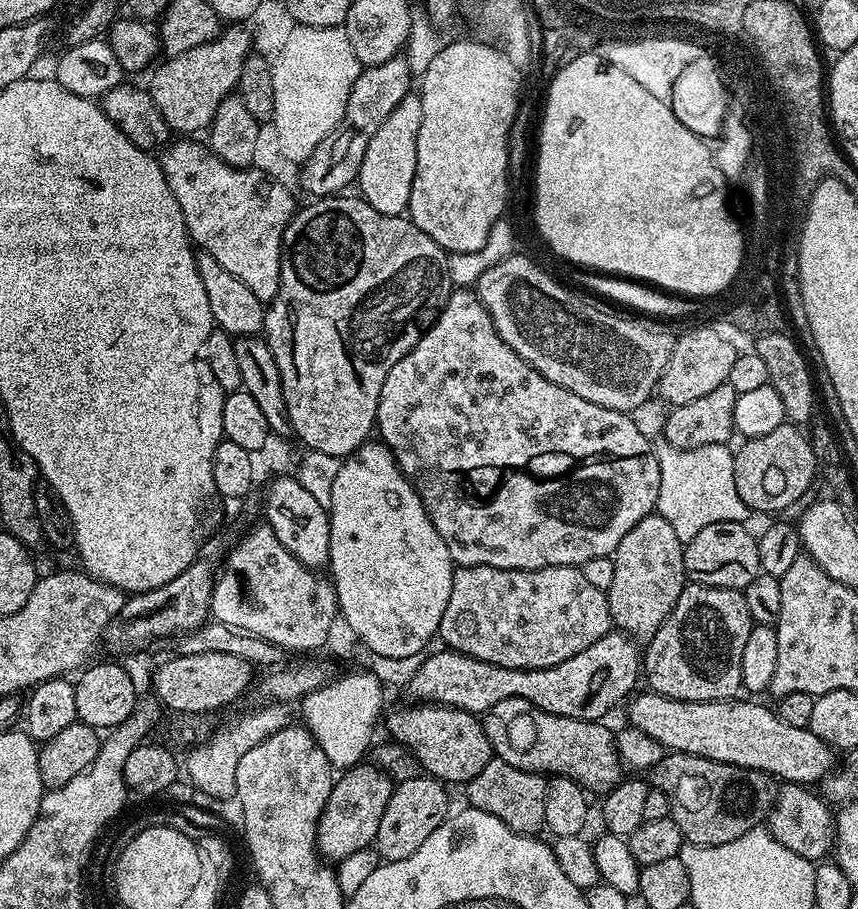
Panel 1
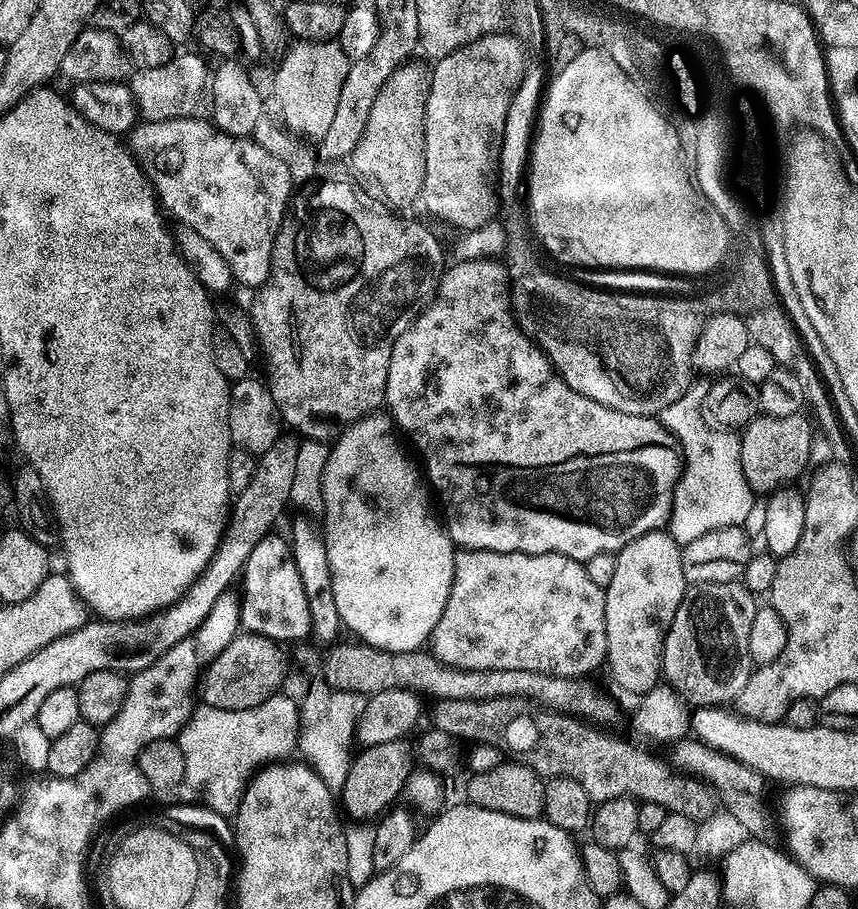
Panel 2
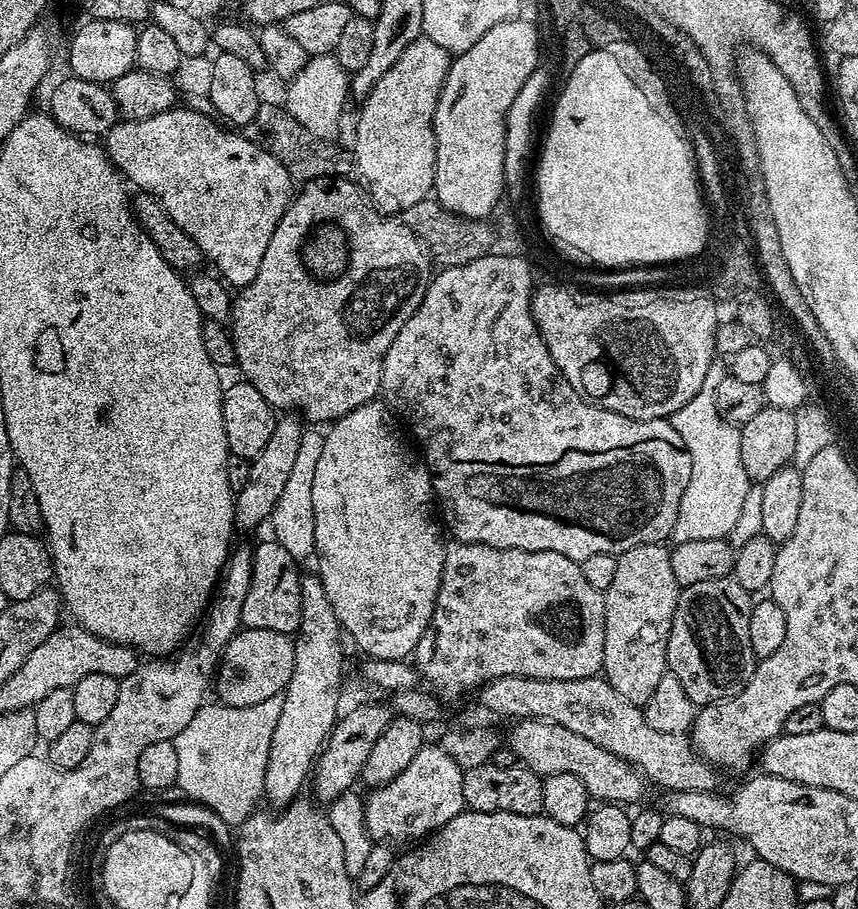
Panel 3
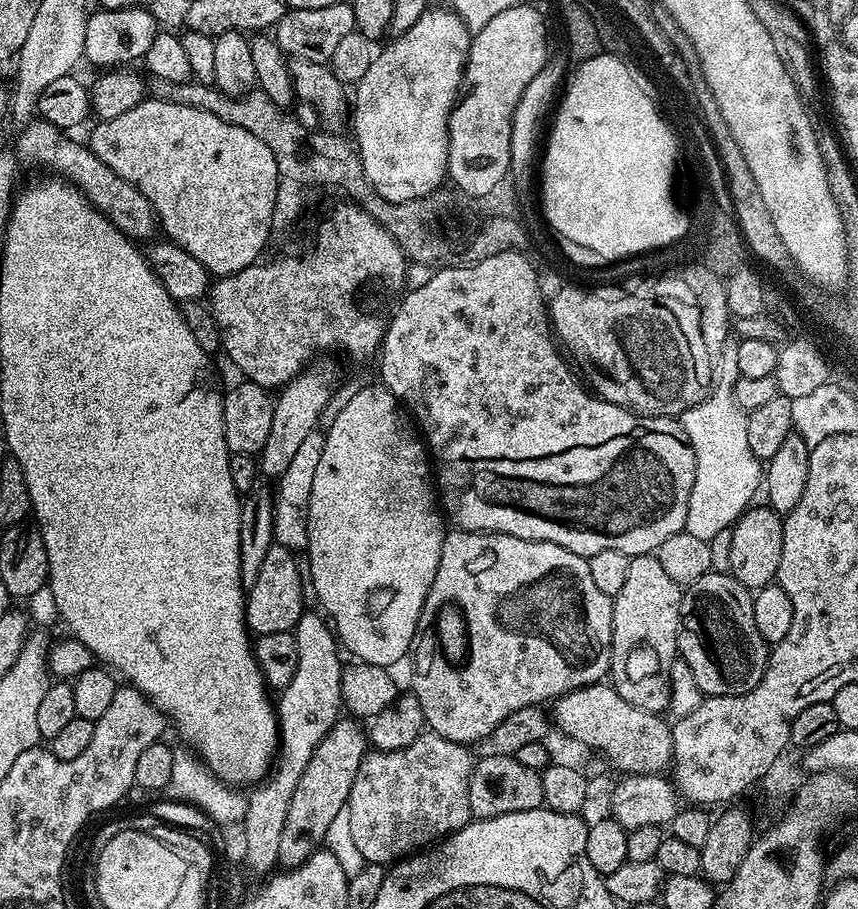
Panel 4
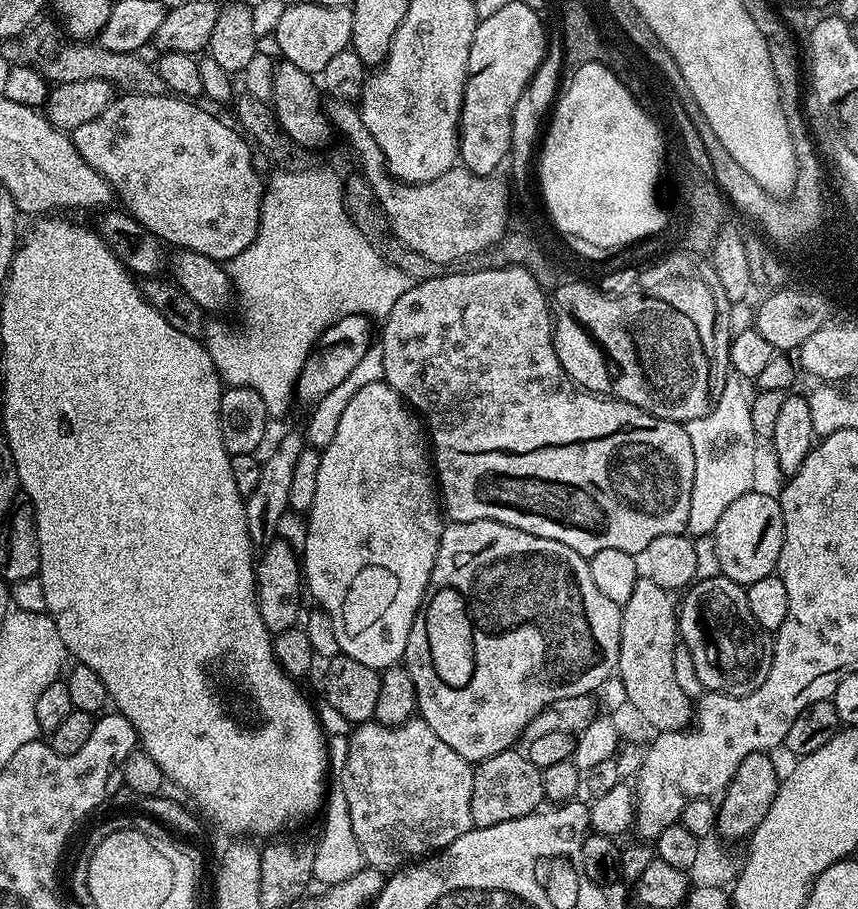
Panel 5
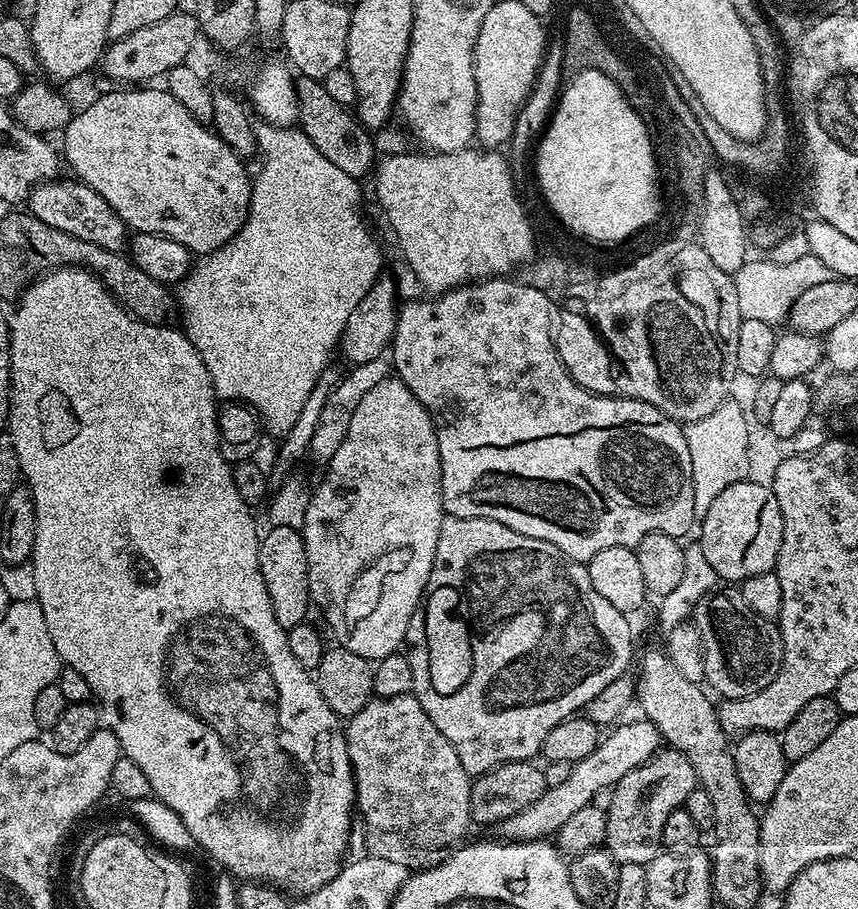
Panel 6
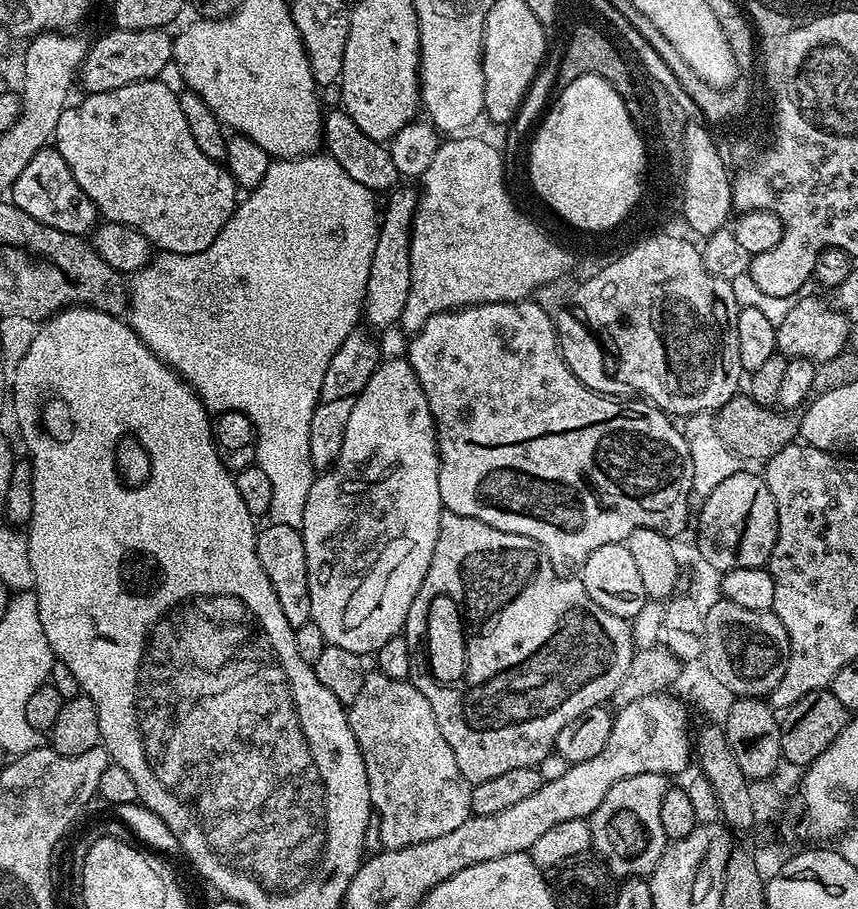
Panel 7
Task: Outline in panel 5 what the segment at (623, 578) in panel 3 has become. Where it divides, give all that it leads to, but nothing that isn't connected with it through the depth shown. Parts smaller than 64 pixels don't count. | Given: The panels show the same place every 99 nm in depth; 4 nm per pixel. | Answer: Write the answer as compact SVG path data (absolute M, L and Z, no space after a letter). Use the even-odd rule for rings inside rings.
M647 578L637 579L634 594L630 594L630 602L623 604L620 614L620 653L616 672L624 687L623 699L632 703L646 722L659 730L684 730L694 720L693 697L686 695L674 678L674 650L678 646L678 604L675 599L672 601L672 596L673 593L658 586L658 582Z

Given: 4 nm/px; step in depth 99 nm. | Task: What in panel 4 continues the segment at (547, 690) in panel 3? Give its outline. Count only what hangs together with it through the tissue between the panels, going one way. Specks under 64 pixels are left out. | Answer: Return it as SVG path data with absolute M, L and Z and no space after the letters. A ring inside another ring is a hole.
M609 683L587 684L578 690L570 691L553 701L552 720L572 739L602 753L603 757L627 775L659 775L665 773L673 763L673 738L671 725L664 722L657 713L640 710L631 706Z

